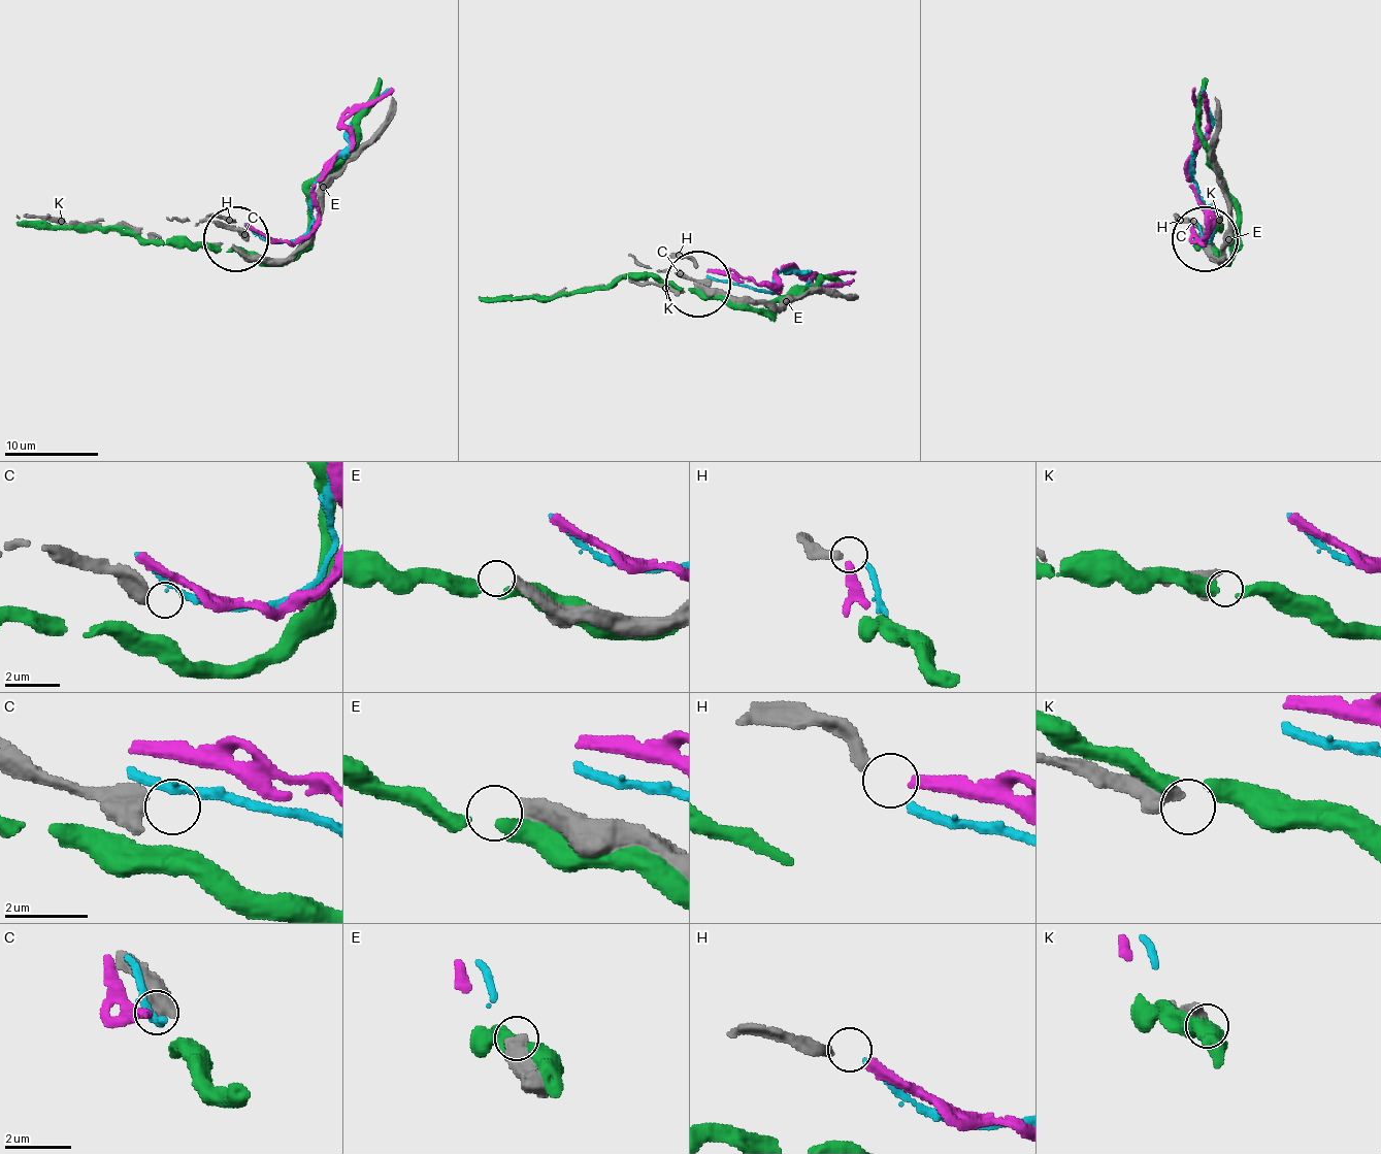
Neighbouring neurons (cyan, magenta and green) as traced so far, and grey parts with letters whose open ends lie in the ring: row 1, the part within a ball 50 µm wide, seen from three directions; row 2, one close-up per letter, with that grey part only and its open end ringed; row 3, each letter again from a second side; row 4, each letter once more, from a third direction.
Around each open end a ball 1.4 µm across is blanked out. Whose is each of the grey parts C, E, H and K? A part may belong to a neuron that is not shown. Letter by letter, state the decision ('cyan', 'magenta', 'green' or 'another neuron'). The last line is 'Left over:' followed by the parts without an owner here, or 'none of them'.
C: another neuron
E: another neuron
H: magenta
K: another neuron
Left over: C, E, K

